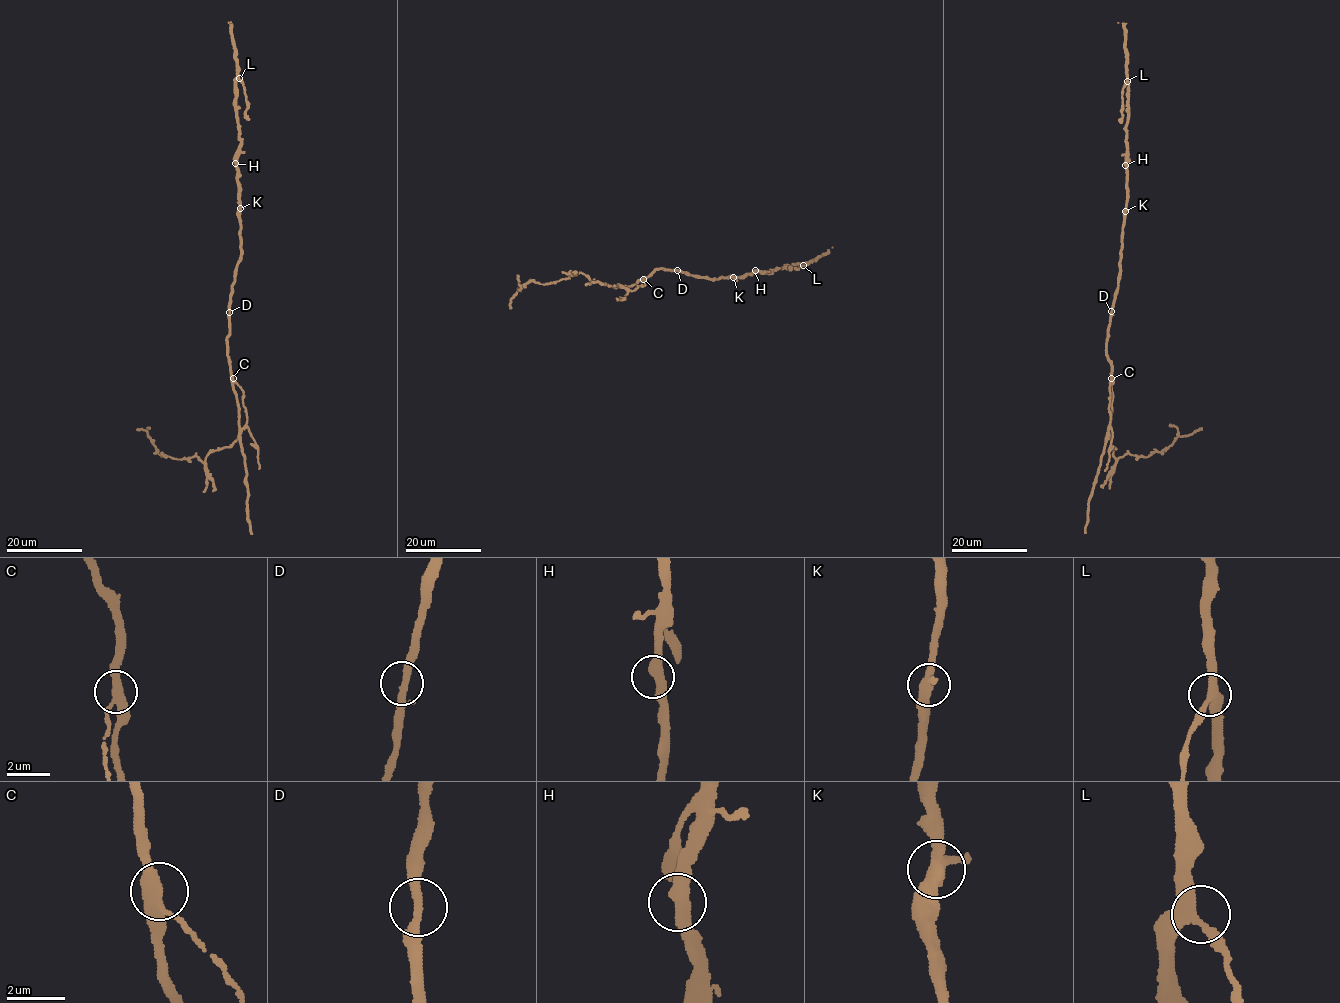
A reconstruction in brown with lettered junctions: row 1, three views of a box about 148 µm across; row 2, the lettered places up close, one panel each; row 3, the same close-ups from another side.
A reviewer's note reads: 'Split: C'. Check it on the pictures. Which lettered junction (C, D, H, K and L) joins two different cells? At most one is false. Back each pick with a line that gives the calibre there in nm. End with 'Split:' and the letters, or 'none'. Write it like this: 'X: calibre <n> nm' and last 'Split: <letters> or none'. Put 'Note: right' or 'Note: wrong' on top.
Note: right
C: calibre 380 nm
Split: C

